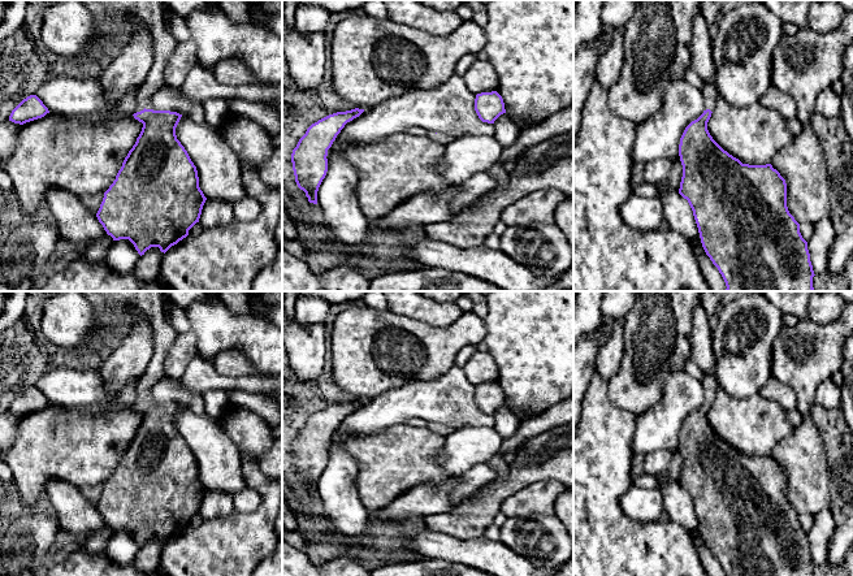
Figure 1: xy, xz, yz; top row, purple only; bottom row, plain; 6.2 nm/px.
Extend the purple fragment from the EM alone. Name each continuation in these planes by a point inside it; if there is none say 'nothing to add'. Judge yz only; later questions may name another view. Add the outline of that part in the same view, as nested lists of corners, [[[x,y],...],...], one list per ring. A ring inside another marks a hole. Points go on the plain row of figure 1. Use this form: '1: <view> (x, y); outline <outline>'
1: yz (709, 384); outline [[[703,372],[702,385],[703,385],[703,390],[705,390],[703,402],[710,400],[713,403],[715,399],[715,395],[716,395],[716,381],[709,373]]]

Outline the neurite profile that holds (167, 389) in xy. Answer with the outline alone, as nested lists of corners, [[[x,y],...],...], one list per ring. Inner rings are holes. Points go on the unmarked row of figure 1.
[[[163,374],[150,390],[153,402],[170,402],[189,406],[196,415],[205,415],[203,395],[182,386],[181,380]]]

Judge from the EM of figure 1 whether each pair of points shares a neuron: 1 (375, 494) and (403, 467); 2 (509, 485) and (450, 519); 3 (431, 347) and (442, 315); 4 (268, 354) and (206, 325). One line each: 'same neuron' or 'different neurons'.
1: same neuron
2: same neuron
3: different neurons
4: same neuron

